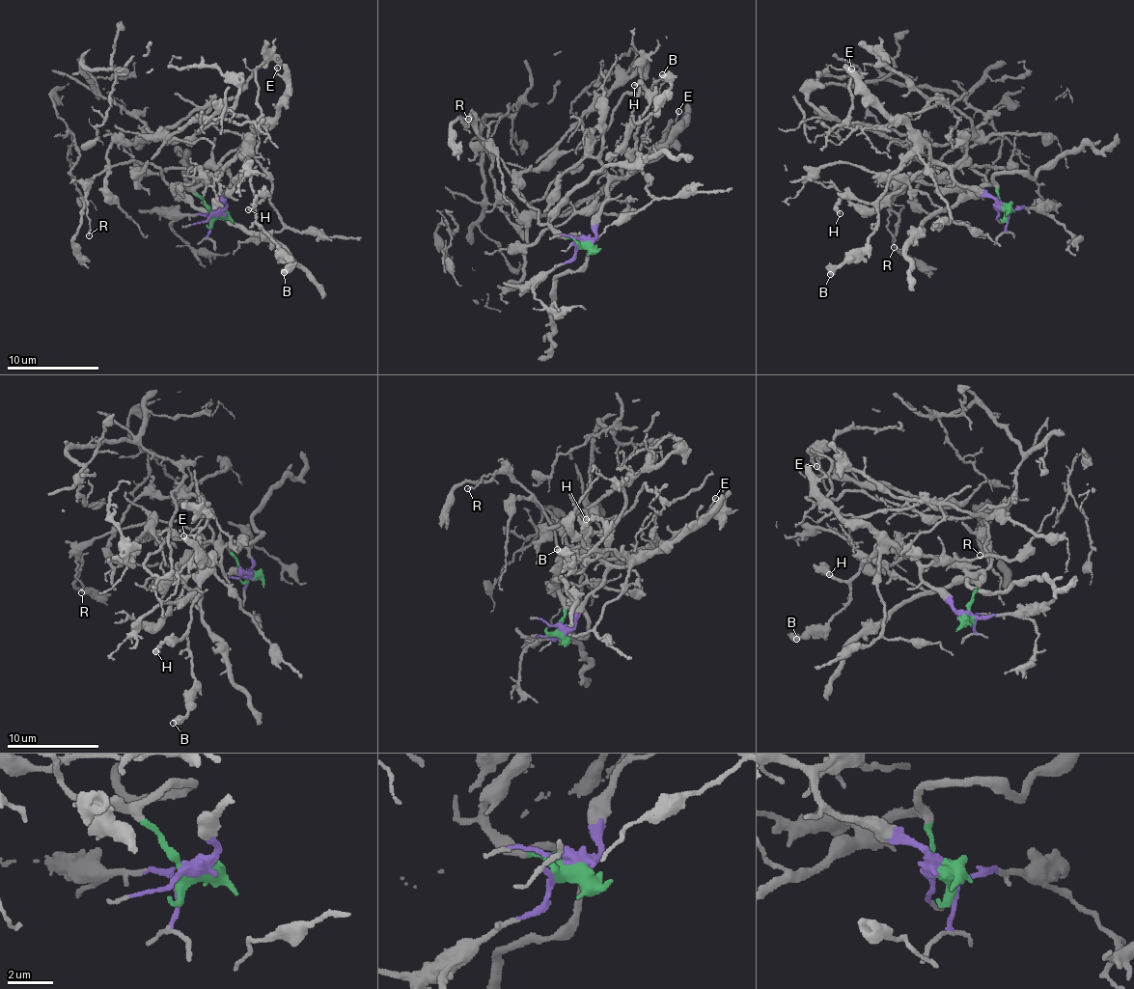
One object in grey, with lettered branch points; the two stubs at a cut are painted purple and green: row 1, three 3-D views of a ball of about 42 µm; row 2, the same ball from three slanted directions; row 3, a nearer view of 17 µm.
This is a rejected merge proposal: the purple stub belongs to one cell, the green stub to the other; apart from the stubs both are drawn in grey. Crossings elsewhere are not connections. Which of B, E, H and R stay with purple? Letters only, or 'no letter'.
B, E, H

